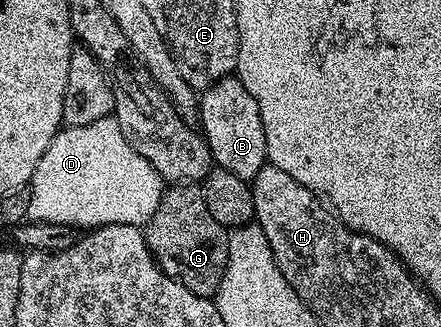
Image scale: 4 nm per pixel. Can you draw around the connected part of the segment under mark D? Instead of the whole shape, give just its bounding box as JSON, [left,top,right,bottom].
[27,116,164,230]

